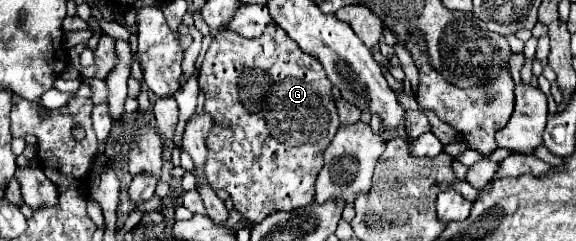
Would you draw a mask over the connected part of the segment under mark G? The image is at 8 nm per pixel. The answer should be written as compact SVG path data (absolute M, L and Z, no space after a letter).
M276 24L266 26L260 38L244 38L234 30L214 34L202 62L198 84L204 84L204 112L214 120L208 134L206 176L214 190L222 188L234 200L234 208L252 224L276 210L296 210L312 204L314 182L324 164L324 150L340 128L332 98L332 84L322 64L300 50L300 46Z

